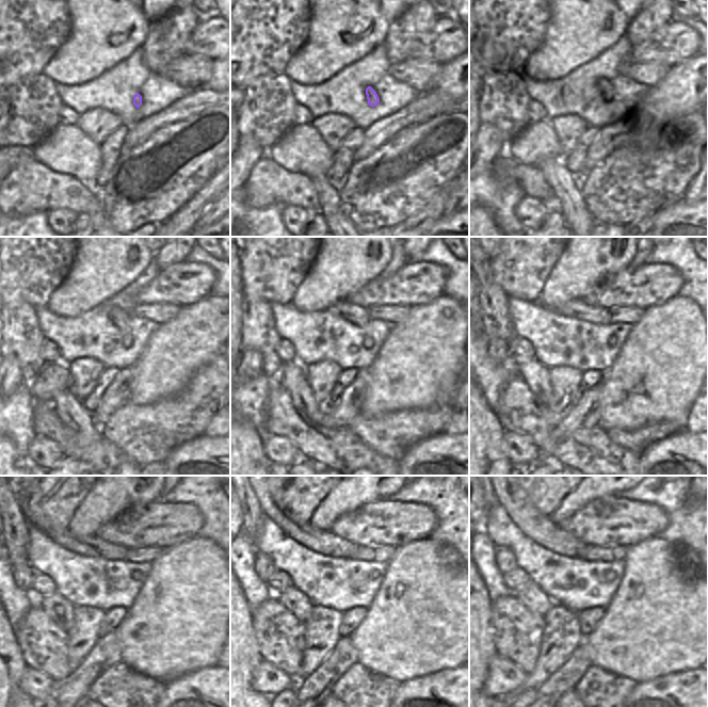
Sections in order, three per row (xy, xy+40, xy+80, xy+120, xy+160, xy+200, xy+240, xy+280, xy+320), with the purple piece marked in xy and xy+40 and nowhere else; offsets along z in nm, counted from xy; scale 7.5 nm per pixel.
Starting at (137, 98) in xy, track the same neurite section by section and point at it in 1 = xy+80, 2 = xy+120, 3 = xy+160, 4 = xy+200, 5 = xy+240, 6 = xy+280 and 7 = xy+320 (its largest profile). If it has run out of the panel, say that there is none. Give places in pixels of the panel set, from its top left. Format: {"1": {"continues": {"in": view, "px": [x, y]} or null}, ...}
{"1": {"continues": {"in": "xy+80", "px": [606, 94]}}, "2": {"continues": {"in": "xy+120", "px": [117, 316]}}, "3": {"continues": {"in": "xy+160", "px": [356, 315]}}, "4": {"continues": {"in": "xy+200", "px": [576, 308]}}, "5": {"continues": {"in": "xy+240", "px": [94, 546]}}, "6": {"continues": {"in": "xy+280", "px": [271, 497]}}, "7": {"continues": {"in": "xy+320", "px": [514, 497]}}}

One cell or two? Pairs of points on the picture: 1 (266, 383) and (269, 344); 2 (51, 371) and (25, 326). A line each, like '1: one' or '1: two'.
1: two
2: two

